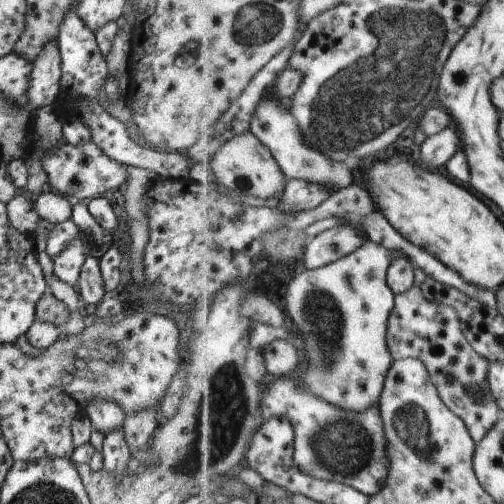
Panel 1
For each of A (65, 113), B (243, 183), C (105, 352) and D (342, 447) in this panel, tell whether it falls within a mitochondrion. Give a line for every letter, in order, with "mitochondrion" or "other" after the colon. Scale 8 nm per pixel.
A: other
B: other
C: mitochondrion
D: mitochondrion

